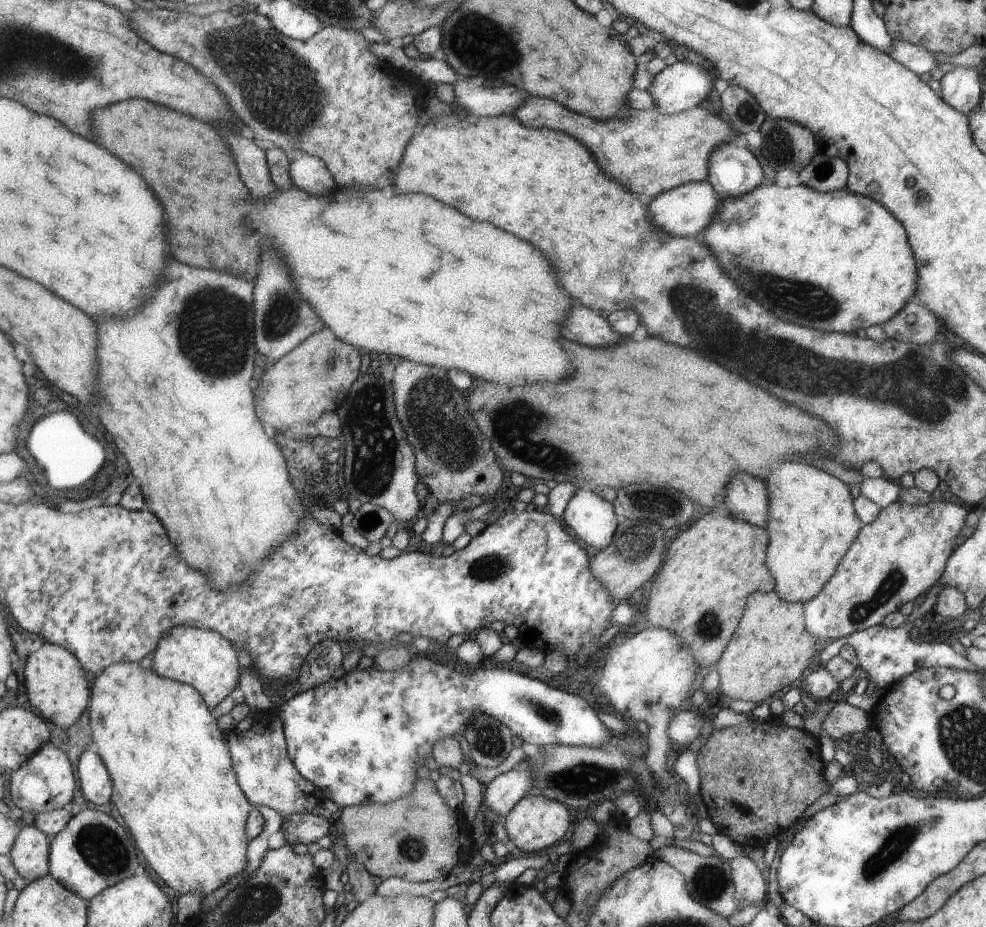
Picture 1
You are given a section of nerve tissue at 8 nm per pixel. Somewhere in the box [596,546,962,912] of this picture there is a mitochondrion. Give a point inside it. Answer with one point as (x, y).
(902, 837)

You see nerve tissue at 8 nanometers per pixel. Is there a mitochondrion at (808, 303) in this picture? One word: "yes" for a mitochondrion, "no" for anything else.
yes

